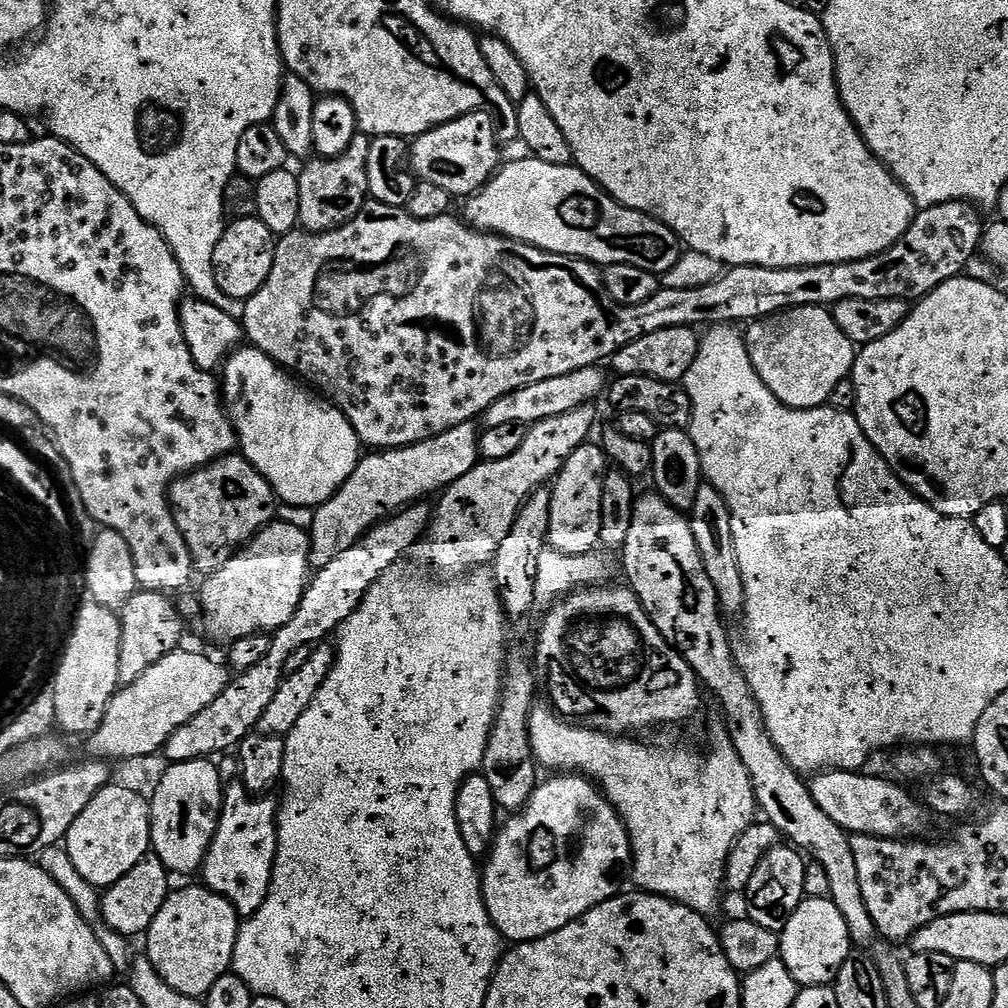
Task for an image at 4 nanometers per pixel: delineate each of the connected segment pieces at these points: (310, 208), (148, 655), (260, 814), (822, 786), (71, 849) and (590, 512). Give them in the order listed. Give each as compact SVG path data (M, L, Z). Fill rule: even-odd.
M357 134L350 146L342 154L312 158L307 161L298 175L298 214L299 227L306 232L329 232L350 222L369 203L368 159L372 140Z
M137 590L118 612L122 642L118 654L118 674L121 685L133 684L154 666L154 662L162 662L166 654L177 651L184 640L184 620L176 609L176 604L167 592L148 592Z
M239 778L224 784L224 805L218 830L204 859L202 877L207 888L230 901L241 918L252 916L266 902L278 846L277 811L275 799L253 796Z
M829 770L813 775L810 780L812 789L812 797L814 802L818 802L818 806L822 806L825 814L830 814L830 818L834 818L834 822L838 822L838 826L842 826L842 830L852 836L881 836L887 840L910 840L913 838L923 837L924 831L928 828L928 819L930 813L919 799L916 800L907 792L903 783L895 780L884 780L882 777L869 774L863 776L863 771L842 772L839 770Z
M112 783L106 785L94 794L94 798L90 798L90 806L74 818L74 826L70 826L62 847L86 882L99 890L107 890L111 884L118 882L118 878L126 878L126 874L130 874L130 870L149 855L152 847L150 800L125 787Z
M586 442L570 454L551 485L548 543L564 554L586 554L600 544L602 530L602 486L610 471L610 461L599 443Z

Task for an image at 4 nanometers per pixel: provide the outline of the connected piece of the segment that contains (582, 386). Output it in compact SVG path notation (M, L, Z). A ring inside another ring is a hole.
M603 367L583 368L570 374L562 374L562 378L546 378L546 382L534 382L530 386L522 386L494 402L484 412L482 424L484 428L502 426L509 422L518 422L525 426L537 424L539 420L554 418L558 414L570 414L570 410L578 410L578 406L592 404L603 397L606 392Z

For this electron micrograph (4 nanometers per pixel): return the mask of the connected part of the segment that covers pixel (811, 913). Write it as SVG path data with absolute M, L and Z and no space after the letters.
M827 898L803 899L779 937L779 959L784 961L786 970L794 974L796 983L806 988L831 985L854 948L846 930L846 918L842 918L838 906Z

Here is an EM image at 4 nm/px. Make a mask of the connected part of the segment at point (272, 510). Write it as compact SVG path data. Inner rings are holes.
M240 454L219 457L205 468L176 477L168 489L168 502L192 555L192 567L204 578L222 570L234 553L273 523L278 507L270 482Z

